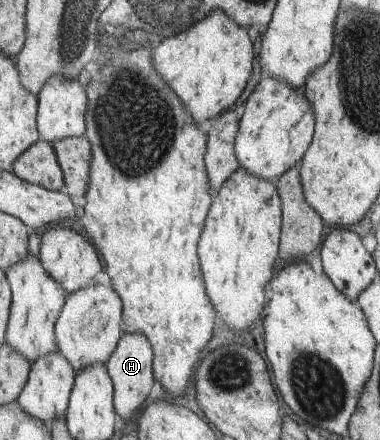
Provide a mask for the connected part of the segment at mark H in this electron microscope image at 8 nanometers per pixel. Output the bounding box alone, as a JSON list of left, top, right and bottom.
[108,332,156,420]

